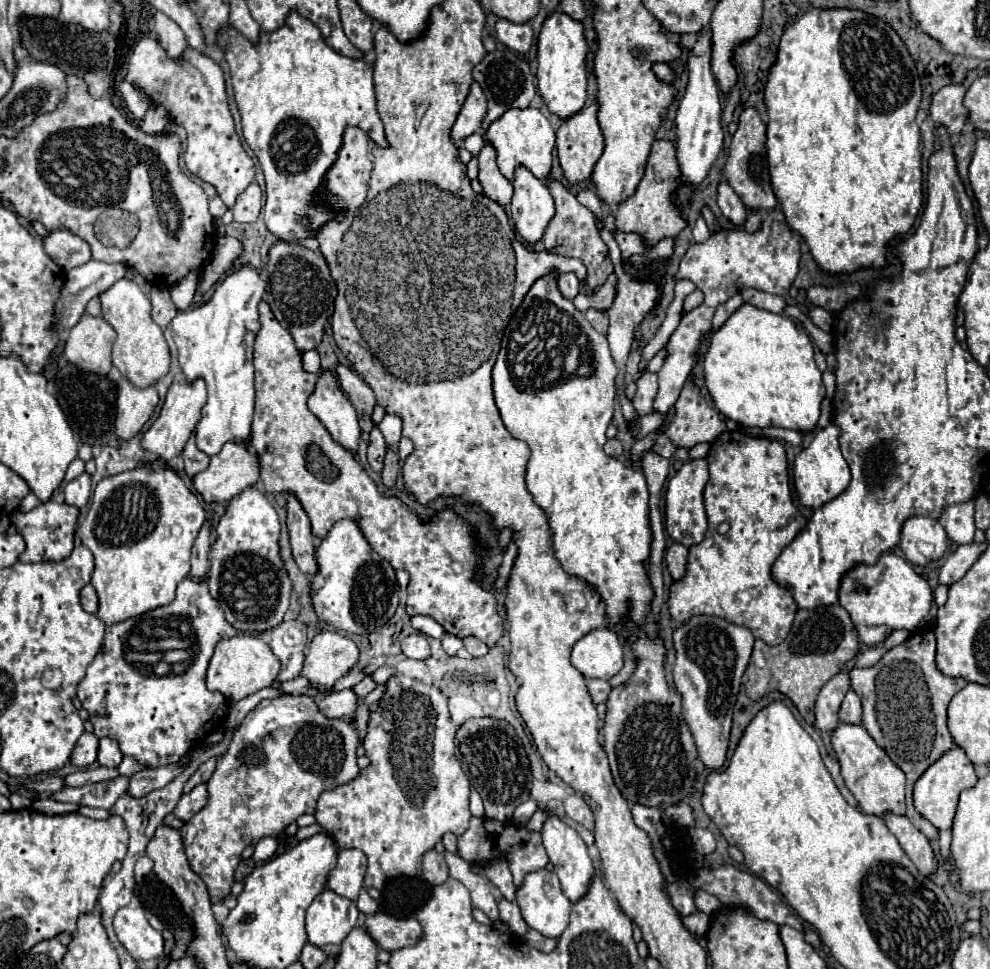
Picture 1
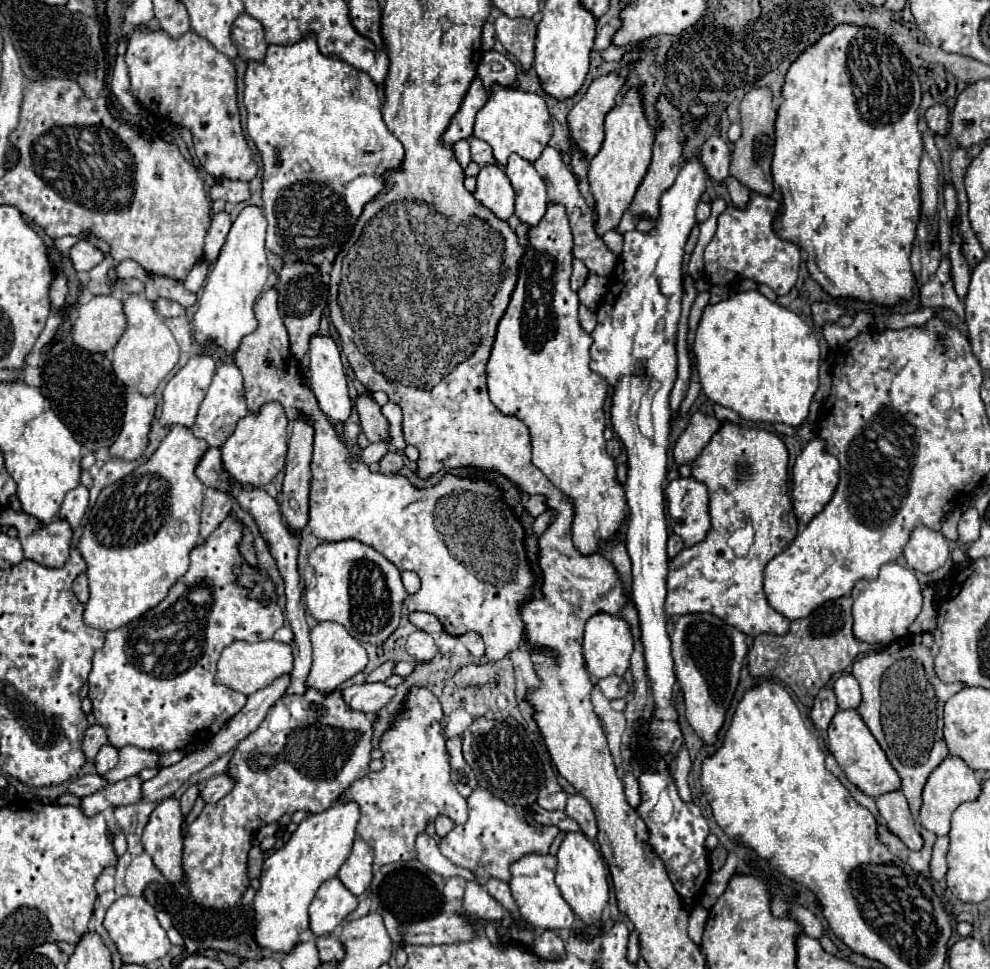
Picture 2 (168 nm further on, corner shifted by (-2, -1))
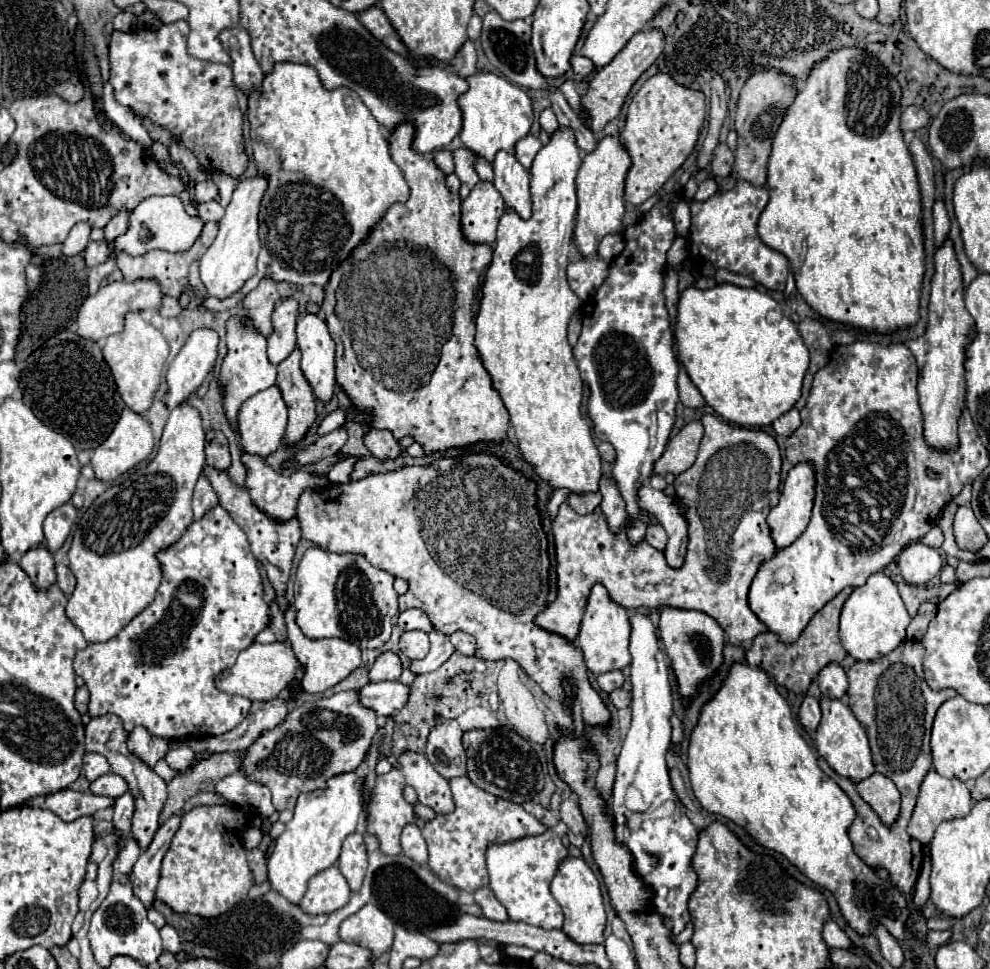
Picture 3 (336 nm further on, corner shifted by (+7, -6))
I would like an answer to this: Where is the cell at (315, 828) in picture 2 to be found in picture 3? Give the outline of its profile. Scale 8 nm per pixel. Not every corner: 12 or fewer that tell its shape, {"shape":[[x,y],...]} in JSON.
{"shape":[[354,772],[300,794],[268,858],[290,904],[356,830]]}

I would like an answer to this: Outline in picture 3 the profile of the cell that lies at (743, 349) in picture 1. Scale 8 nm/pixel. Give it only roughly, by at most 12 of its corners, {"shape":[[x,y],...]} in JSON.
{"shape":[[688,288],[678,356],[724,420],[794,408],[808,348],[756,288]]}

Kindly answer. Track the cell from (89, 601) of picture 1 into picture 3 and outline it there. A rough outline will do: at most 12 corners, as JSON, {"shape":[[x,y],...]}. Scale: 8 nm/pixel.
{"shape":[[64,564],[56,566],[56,584],[70,596],[76,588],[72,570]]}

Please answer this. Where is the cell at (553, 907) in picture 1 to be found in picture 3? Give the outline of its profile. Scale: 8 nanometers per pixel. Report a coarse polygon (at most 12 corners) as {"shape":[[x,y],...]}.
{"shape":[[546,830],[486,852],[510,920],[562,928],[550,894],[568,856]]}

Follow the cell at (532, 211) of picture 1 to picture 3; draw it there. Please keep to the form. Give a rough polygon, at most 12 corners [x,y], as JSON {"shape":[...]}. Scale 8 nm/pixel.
{"shape":[[504,150],[496,154],[494,186],[506,208],[532,216],[530,174]]}

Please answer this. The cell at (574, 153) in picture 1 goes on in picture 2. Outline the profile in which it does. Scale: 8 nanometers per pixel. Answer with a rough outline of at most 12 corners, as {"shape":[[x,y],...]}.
{"shape":[[633,63],[597,77],[569,111],[571,141],[591,159]]}

